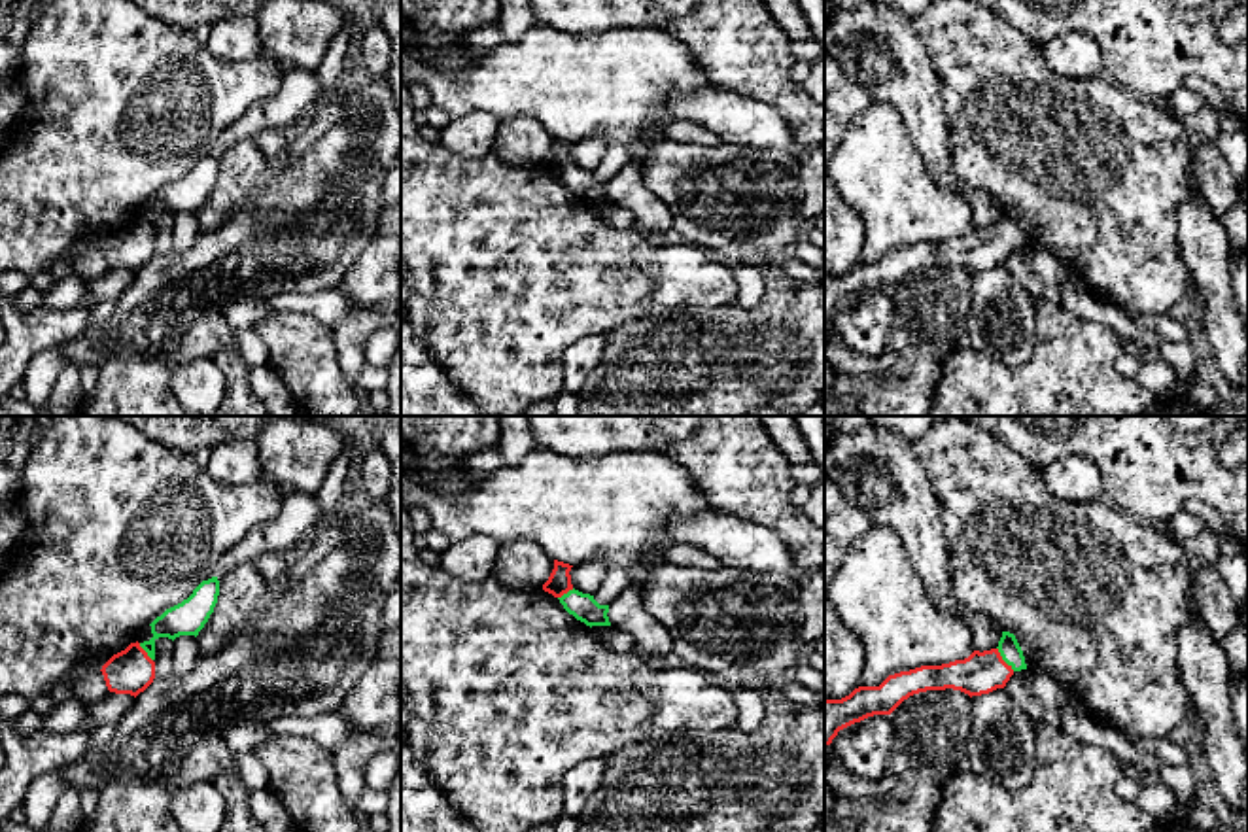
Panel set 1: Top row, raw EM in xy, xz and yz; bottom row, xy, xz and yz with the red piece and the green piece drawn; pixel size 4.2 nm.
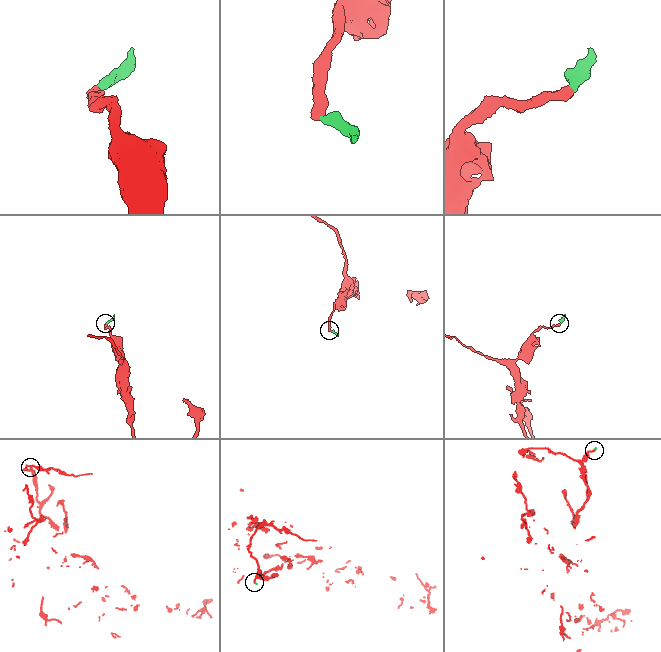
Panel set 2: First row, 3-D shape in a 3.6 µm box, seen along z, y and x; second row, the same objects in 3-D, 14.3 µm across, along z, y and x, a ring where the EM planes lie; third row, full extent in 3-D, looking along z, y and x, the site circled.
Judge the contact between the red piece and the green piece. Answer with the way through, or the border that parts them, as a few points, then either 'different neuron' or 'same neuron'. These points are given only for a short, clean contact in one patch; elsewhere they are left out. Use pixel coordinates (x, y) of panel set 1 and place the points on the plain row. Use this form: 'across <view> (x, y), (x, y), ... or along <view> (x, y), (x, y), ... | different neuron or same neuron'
across yz (984, 248), (1001, 235), (1008, 224) | same neuron

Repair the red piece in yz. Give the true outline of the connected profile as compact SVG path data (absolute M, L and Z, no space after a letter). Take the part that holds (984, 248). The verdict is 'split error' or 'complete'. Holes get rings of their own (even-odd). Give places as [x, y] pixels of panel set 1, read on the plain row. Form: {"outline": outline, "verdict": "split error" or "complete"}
{"outline": "M1002 208L997 225L974 227L964 236L921 242L889 251L879 263L858 263L841 276L824 276L824 323L840 306L874 291L891 291L904 276L927 267L961 267L981 272L1004 265L1015 248L1027 246L1014 210Z", "verdict": "split error"}

